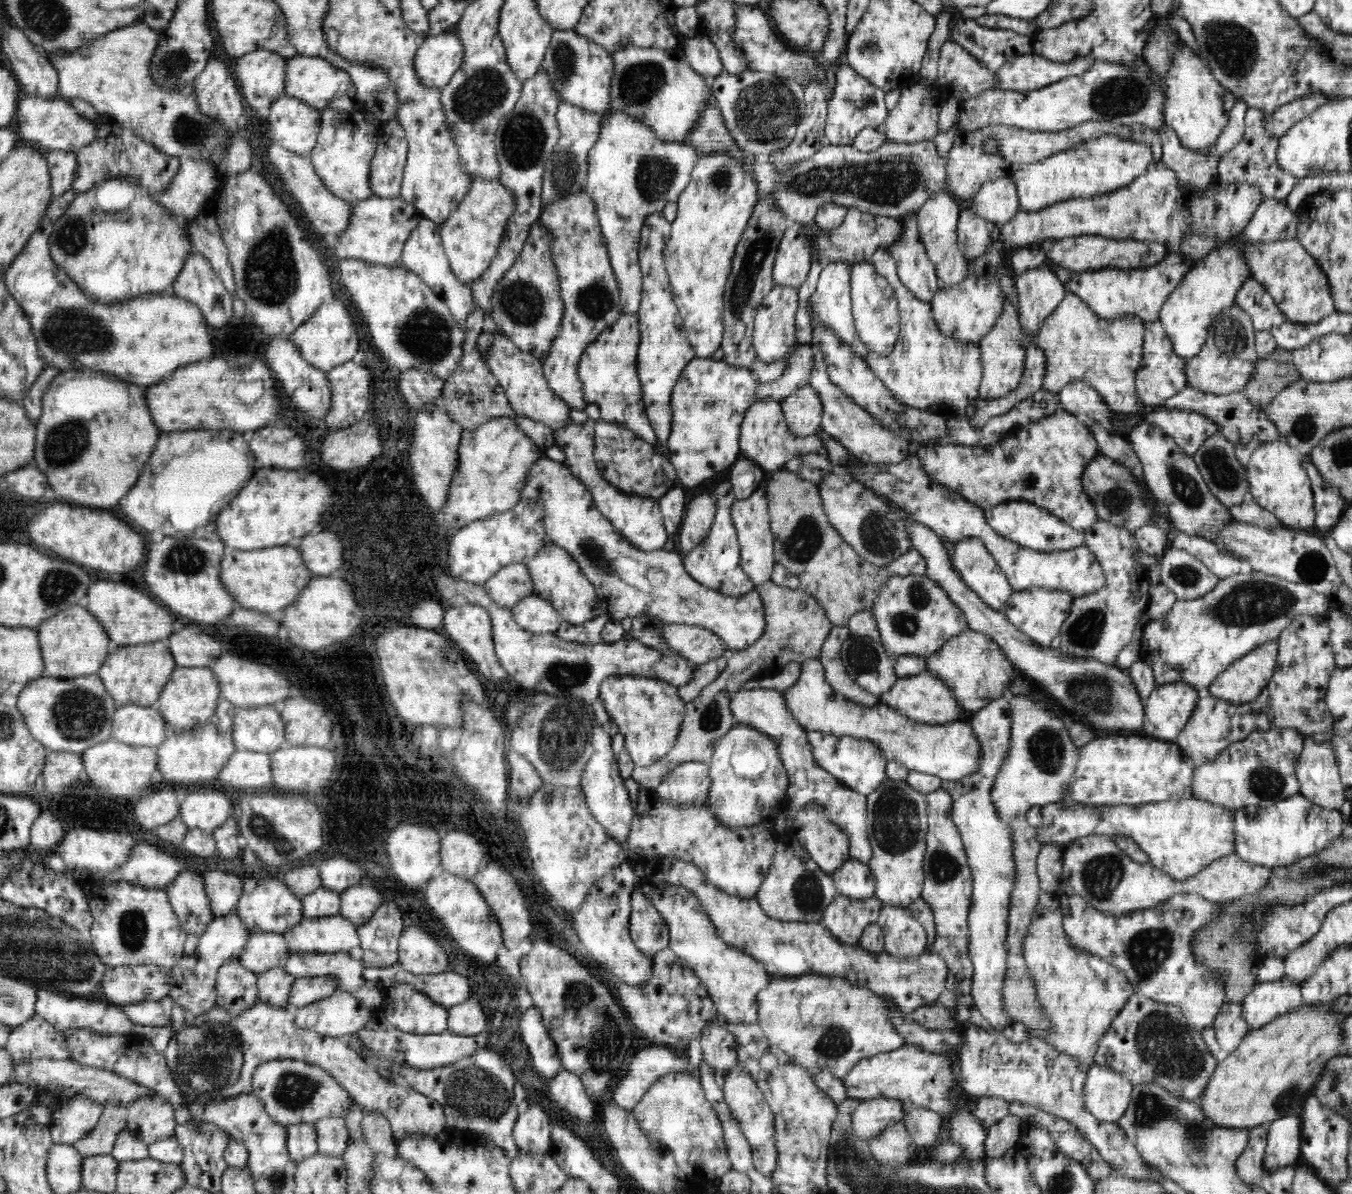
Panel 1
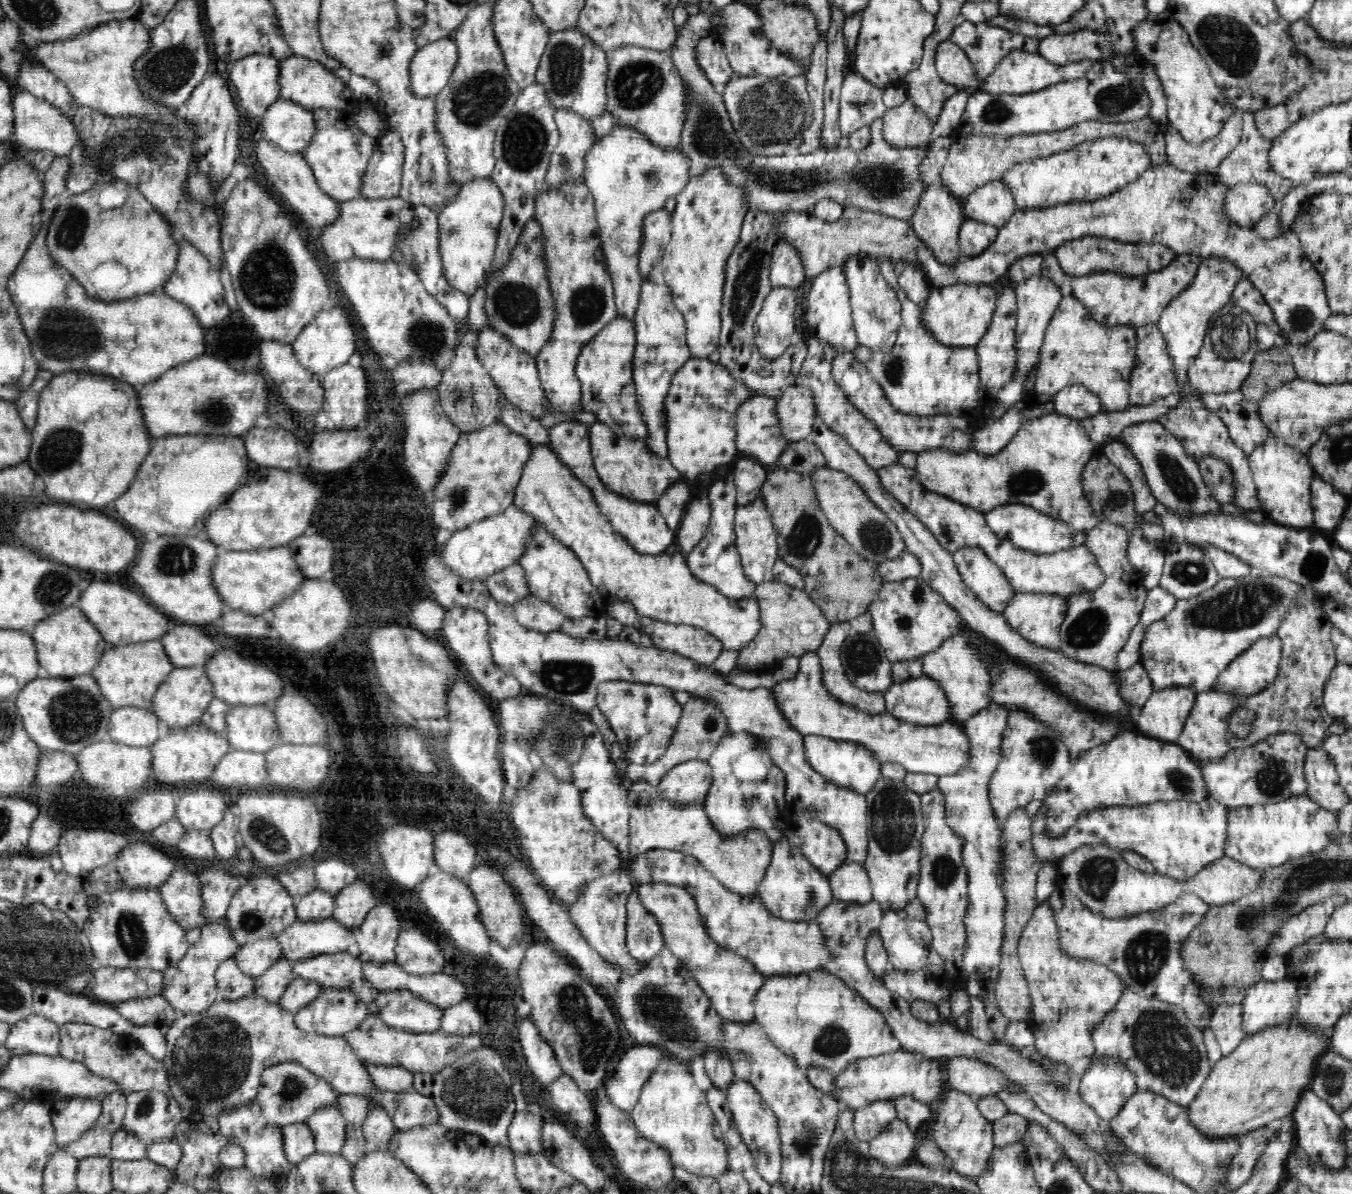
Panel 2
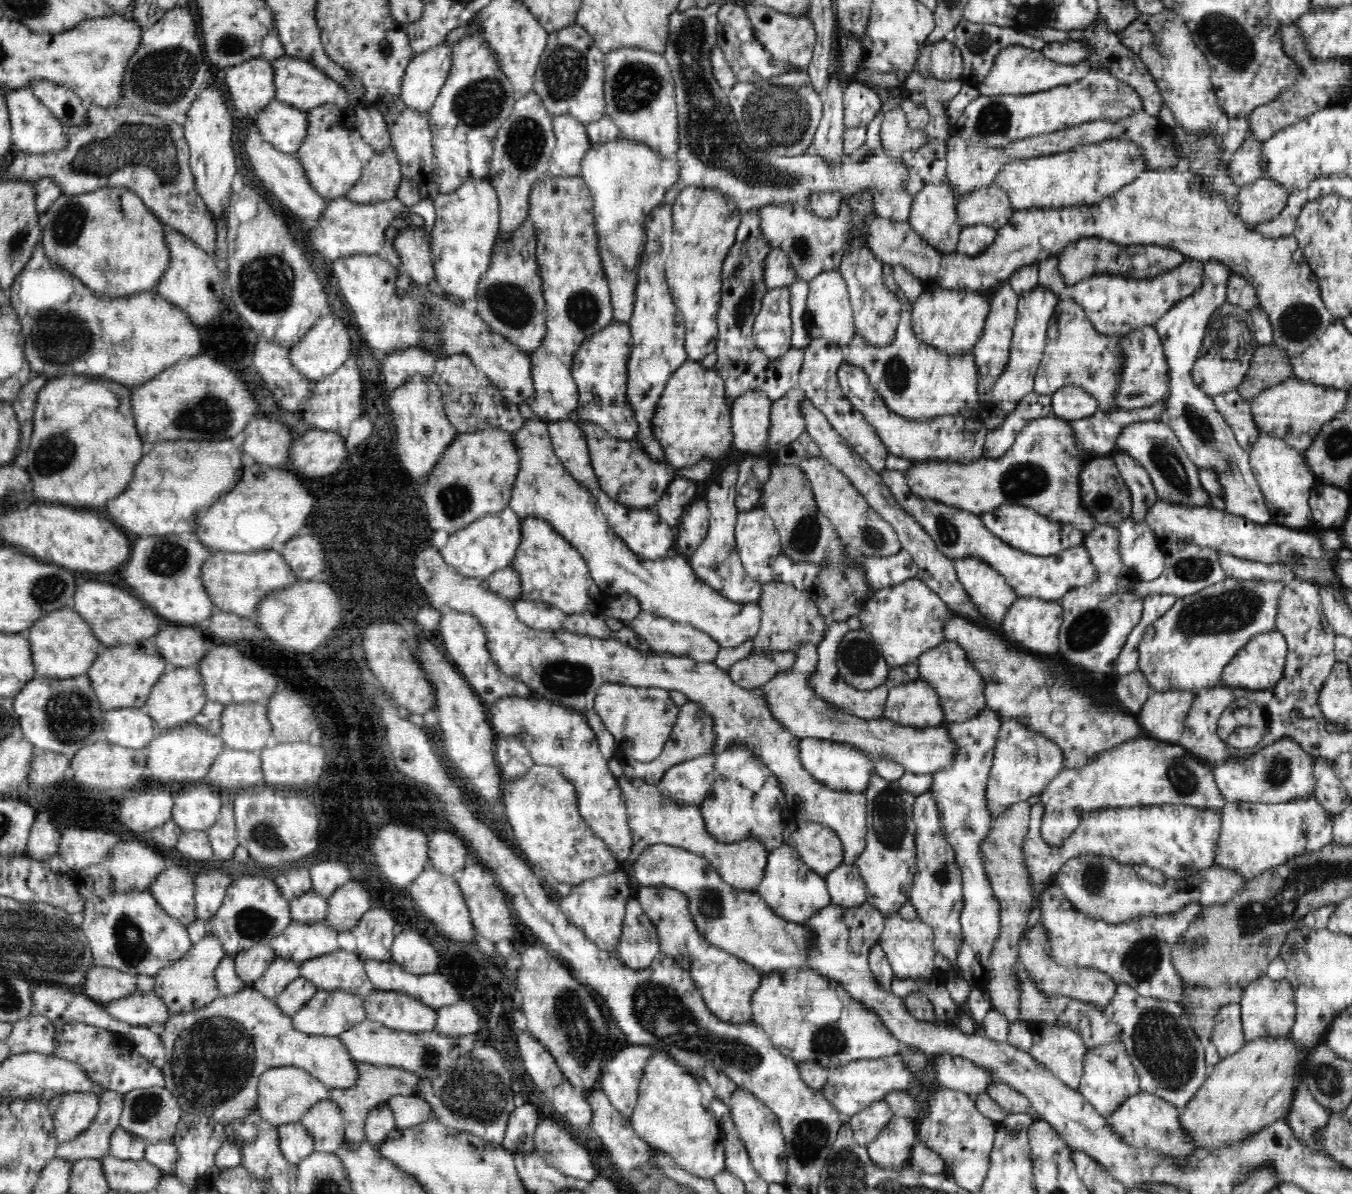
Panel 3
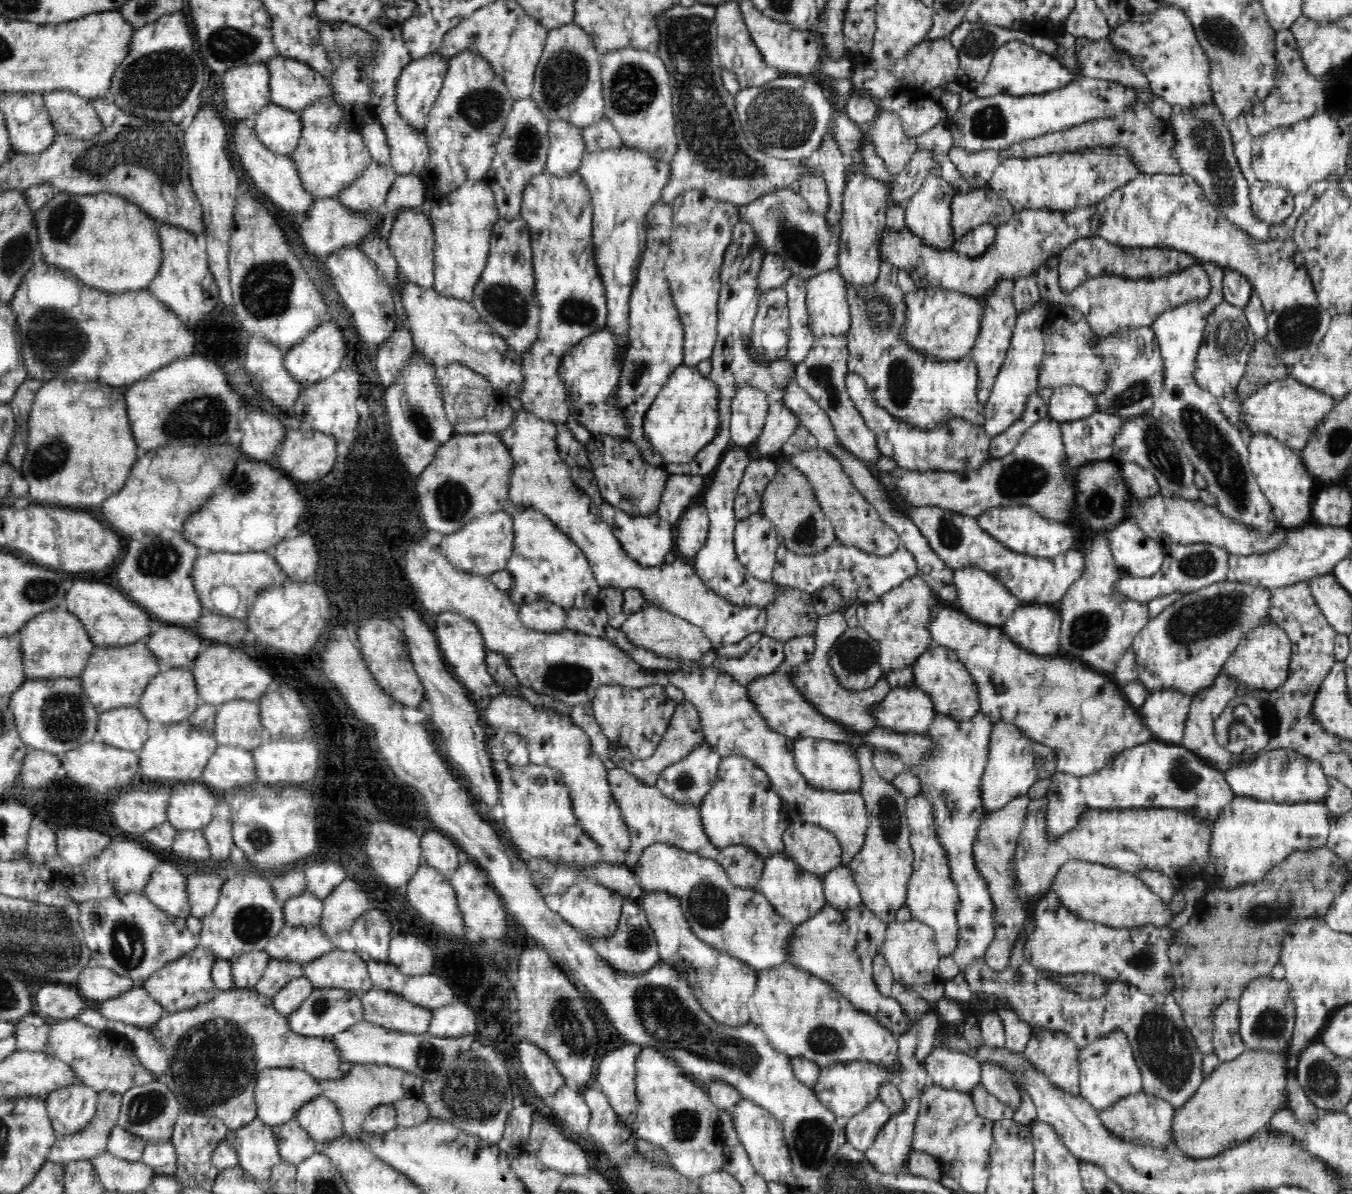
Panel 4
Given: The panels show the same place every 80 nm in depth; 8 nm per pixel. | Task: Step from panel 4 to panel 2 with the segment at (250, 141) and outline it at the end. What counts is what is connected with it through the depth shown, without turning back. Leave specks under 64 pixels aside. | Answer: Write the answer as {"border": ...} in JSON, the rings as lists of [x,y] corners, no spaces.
{"border":[[[261,139],[256,144],[256,158],[264,174],[268,176],[268,182],[274,186],[278,196],[290,204],[290,208],[300,214],[304,222],[310,224],[315,230],[322,228],[324,230],[331,224],[334,224],[340,216],[340,202],[328,196],[315,180],[313,170],[307,164],[303,153],[290,153],[282,150],[275,142]]]}

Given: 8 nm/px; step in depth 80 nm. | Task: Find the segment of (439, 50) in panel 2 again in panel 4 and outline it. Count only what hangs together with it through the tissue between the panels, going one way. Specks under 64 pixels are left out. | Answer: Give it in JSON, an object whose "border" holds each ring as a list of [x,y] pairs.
{"border":[[[434,50],[434,52],[426,55],[425,58],[413,59],[410,65],[406,66],[400,73],[396,83],[398,112],[402,118],[405,118],[406,122],[418,130],[425,130],[428,115],[439,95],[449,67],[449,60],[444,57],[444,54],[440,54],[439,50]]]}

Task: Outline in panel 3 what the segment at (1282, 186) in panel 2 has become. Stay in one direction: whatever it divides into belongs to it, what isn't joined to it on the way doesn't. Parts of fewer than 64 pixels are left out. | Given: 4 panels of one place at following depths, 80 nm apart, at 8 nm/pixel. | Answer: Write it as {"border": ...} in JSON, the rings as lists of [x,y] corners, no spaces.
{"border":[[[1246,130],[1242,144],[1233,152],[1232,160],[1226,162],[1226,175],[1236,186],[1242,186],[1258,179],[1264,179],[1265,170],[1261,165],[1262,141],[1251,130]]]}

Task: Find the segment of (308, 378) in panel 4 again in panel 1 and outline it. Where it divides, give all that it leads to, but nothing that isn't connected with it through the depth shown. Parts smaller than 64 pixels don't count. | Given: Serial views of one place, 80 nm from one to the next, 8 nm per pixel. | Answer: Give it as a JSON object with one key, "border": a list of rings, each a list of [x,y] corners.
{"border":[[[333,298],[328,302],[322,302],[314,311],[314,314],[290,336],[291,341],[300,349],[302,356],[312,365],[324,372],[352,360],[358,348],[358,330],[355,326],[348,308]]]}

